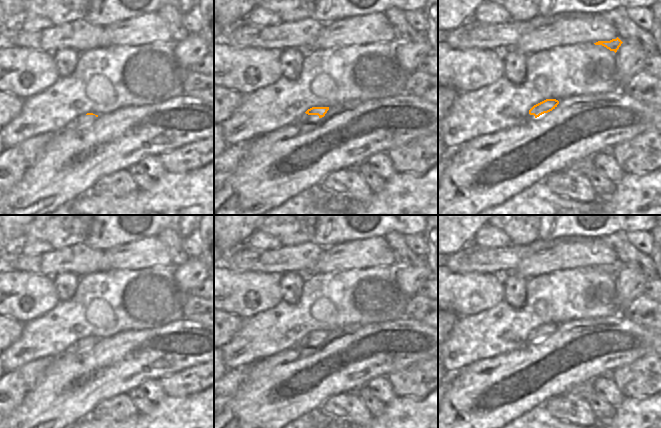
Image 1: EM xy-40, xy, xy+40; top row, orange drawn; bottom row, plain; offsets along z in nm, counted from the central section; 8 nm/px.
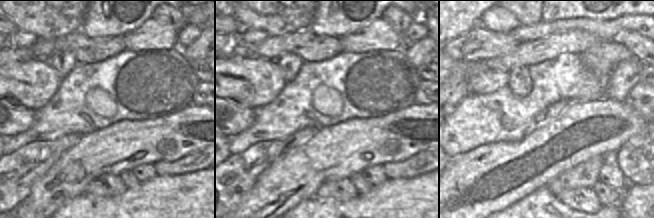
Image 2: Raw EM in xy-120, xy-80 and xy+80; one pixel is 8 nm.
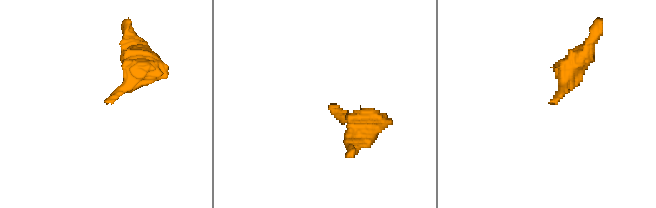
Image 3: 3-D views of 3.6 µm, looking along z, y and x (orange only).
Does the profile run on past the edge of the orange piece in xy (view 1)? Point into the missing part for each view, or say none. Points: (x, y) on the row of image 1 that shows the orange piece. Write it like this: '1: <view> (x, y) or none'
1: xy (305, 118)

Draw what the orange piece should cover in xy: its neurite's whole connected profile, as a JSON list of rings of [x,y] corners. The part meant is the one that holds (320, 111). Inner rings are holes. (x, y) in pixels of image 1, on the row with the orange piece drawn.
[[[312,107],[301,115],[296,123],[316,123],[328,110],[329,107]]]

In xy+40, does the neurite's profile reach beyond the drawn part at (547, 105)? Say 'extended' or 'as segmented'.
extended

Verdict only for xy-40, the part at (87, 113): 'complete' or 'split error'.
split error

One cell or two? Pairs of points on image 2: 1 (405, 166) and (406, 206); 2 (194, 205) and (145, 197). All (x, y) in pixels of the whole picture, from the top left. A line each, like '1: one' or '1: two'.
1: two
2: one

